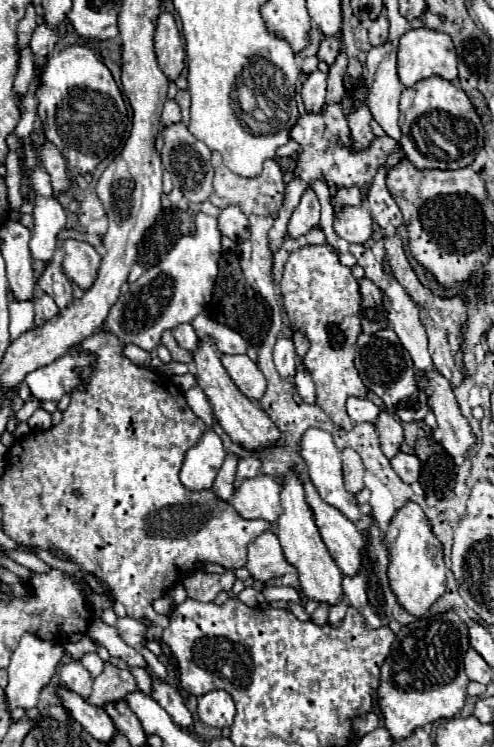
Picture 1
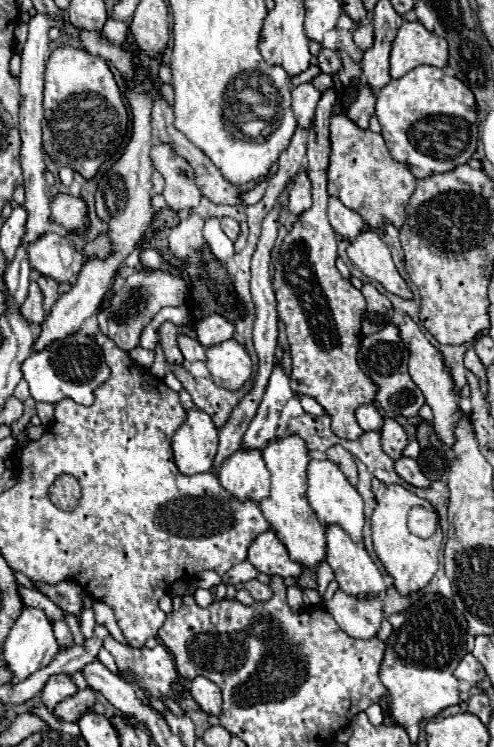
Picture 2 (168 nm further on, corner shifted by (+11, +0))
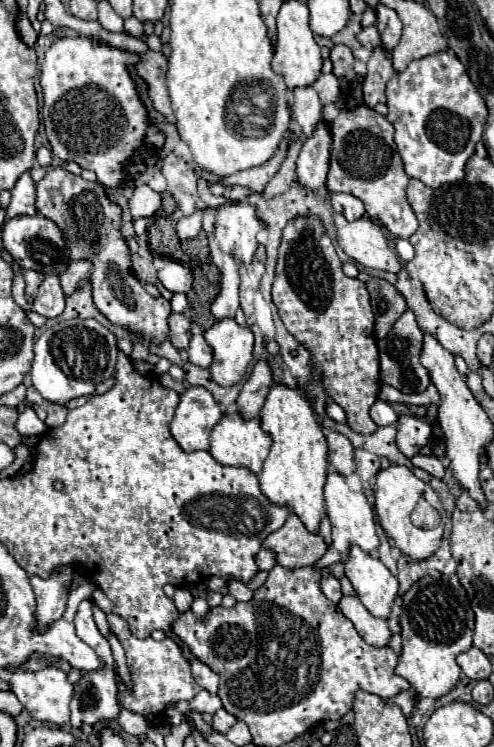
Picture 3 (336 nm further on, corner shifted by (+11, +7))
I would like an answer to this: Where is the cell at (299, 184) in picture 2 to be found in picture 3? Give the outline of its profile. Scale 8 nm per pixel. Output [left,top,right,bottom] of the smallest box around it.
[296,123,332,193]

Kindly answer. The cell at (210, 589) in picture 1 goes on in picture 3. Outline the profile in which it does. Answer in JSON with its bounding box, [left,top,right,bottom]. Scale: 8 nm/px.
[254,549,276,571]

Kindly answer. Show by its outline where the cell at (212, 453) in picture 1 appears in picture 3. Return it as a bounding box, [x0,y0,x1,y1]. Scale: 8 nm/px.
[170,387,222,451]

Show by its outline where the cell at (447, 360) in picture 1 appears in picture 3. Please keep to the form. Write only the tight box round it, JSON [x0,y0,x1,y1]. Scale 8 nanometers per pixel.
[334,213,400,273]

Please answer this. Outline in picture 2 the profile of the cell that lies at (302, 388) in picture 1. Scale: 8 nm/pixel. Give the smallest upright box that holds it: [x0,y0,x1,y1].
[300,396,326,416]

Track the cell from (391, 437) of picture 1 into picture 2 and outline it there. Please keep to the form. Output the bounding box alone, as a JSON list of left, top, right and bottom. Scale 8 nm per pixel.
[380,418,408,460]

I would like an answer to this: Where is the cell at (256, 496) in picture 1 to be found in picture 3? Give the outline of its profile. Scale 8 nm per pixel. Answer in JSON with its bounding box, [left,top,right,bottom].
[210,413,270,475]

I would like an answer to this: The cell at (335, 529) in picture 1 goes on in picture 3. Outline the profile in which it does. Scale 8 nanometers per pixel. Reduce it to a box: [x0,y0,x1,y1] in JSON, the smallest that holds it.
[344,545,398,619]

